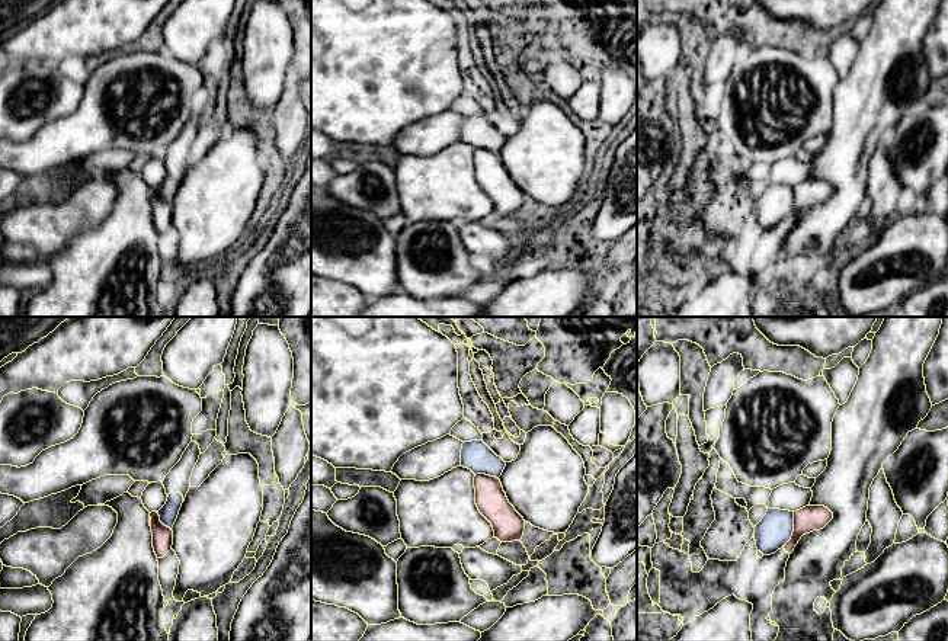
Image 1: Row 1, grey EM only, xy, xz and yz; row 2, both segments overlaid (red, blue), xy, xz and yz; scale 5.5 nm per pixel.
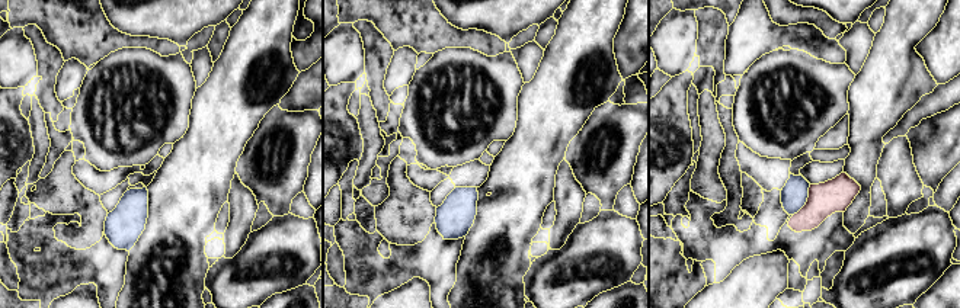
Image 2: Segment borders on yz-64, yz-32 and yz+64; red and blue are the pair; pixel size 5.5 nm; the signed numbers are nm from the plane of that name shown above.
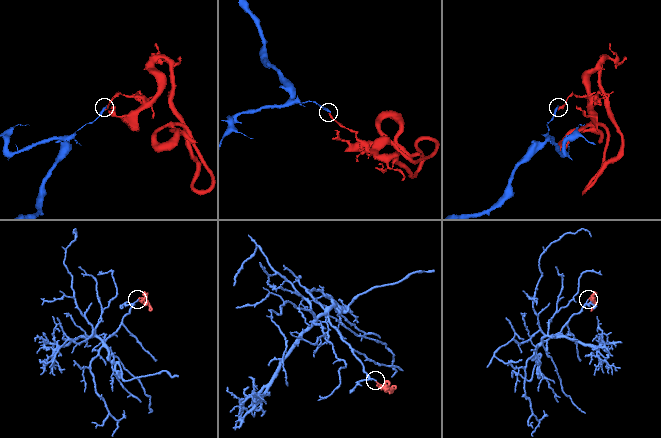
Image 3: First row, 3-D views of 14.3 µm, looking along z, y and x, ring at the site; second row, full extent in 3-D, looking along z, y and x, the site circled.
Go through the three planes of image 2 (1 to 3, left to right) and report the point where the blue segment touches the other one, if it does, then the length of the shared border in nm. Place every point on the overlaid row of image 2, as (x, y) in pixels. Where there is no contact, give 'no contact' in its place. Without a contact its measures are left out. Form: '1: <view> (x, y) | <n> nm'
1: no contact
2: no contact
3: yz+64 (808, 201) | 200 nm

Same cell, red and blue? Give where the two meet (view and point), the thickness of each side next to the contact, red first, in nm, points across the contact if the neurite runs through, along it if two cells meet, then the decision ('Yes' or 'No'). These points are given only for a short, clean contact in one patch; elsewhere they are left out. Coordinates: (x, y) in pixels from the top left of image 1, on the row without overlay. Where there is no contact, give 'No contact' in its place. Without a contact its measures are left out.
Touches red at yz (794, 204). Thickness 140 nm (red) against 190 nm. Boundary: yz (794, 186), (794, 205), (784, 221). No

